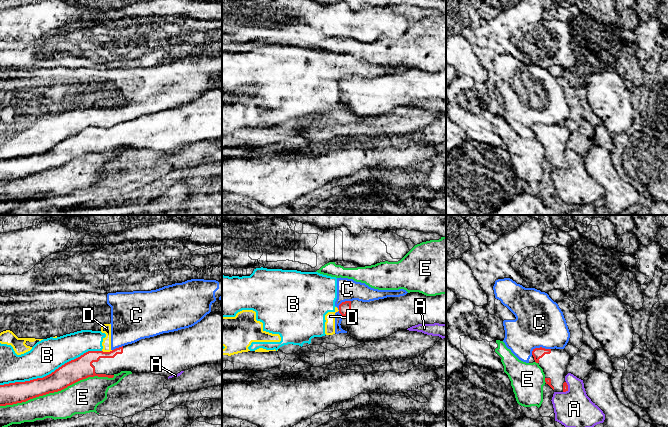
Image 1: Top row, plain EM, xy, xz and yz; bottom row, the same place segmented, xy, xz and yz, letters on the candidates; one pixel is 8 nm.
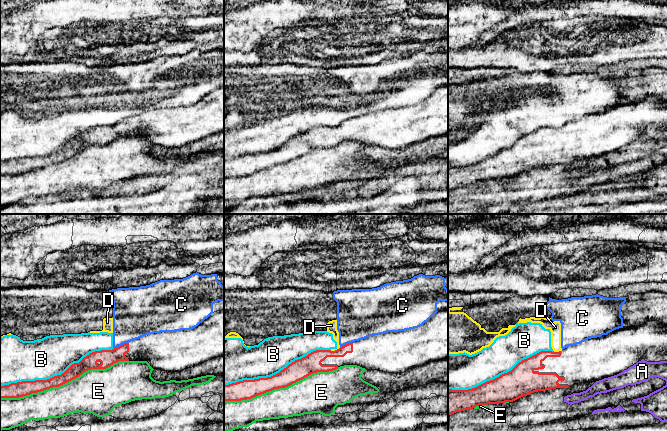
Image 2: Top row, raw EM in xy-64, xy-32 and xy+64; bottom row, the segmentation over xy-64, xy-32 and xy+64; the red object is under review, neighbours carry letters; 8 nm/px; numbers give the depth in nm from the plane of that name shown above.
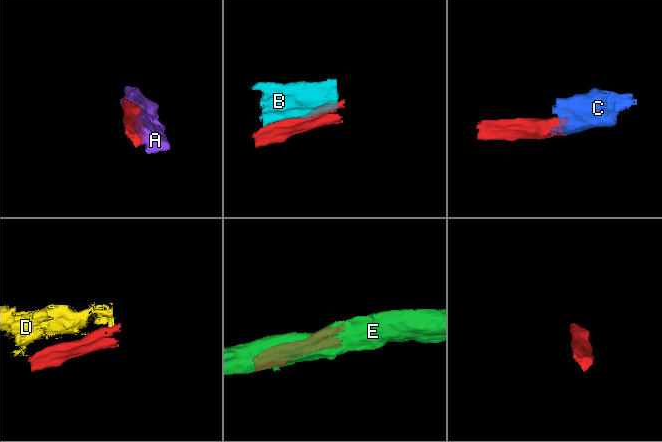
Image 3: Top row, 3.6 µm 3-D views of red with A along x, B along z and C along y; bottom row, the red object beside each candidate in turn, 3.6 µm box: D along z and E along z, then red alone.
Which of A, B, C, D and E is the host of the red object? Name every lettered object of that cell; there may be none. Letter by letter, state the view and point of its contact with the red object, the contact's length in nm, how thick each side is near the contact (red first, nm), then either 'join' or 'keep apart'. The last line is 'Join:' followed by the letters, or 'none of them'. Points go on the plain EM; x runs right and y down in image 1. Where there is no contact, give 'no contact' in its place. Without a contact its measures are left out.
A: contact yz (567, 164); length 90 nm; calibres 50 and 300 nm; keep apart
B: contact xy (51, 149); length 850 nm; calibres 180 and 260 nm; keep apart
C: contact yz (540, 123); length 170 nm; calibres 90 and 380 nm; keep apart
D: contact xy (107, 128); length 90 nm; calibres 180 and 80 nm; keep apart
E: contact xy (57, 167); length 950 nm; calibres 180 and 260 nm; keep apart
Join: none of them

